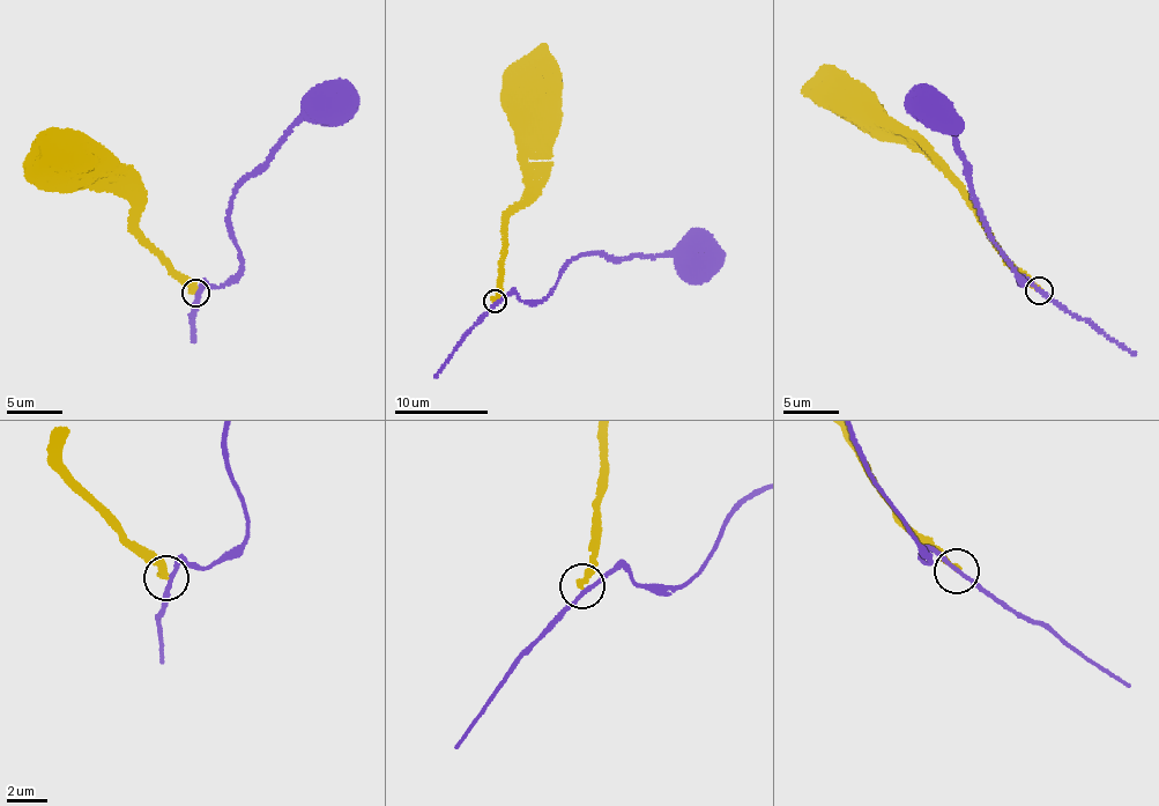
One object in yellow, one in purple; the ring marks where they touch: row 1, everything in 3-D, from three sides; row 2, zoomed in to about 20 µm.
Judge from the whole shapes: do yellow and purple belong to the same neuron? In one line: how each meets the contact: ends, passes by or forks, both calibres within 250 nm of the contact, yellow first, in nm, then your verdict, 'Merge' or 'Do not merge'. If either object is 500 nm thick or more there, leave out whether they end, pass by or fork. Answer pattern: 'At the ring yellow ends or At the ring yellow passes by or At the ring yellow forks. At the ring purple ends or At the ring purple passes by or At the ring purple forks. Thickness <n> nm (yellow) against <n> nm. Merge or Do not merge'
At the ring yellow ends. At the ring purple passes by. Thickness 320 nm (yellow) against 180 nm. Do not merge

